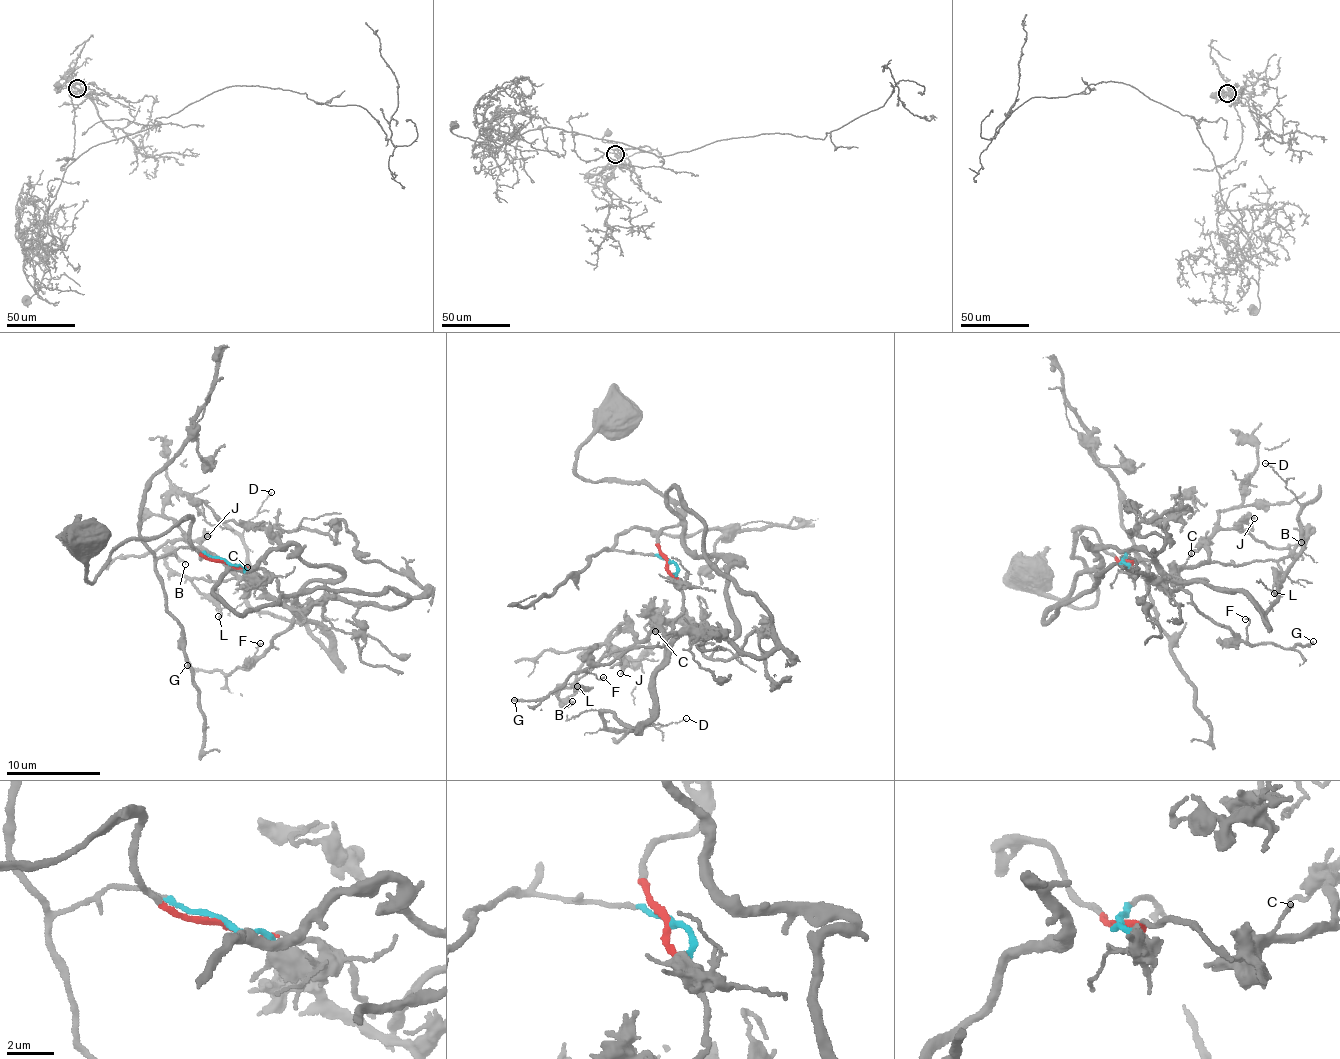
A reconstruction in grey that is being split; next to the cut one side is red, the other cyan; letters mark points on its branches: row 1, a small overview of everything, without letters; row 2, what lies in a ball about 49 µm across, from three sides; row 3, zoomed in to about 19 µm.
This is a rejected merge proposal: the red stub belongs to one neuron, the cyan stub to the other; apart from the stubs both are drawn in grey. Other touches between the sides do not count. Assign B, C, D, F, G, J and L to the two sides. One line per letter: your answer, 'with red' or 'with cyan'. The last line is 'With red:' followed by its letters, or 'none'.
B: with red
C: with red
D: with red
F: with red
G: with red
J: with red
L: with red
With red: B, C, D, F, G, J, L

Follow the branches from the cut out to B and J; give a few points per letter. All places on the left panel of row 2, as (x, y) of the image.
B: (225, 561), (269, 573), (281, 595), (247, 578), (190, 579), (166, 558), (184, 565)
J: (225, 561), (269, 573), (281, 595), (275, 598), (198, 546), (190, 546), (183, 538), (197, 542), (208, 537)

